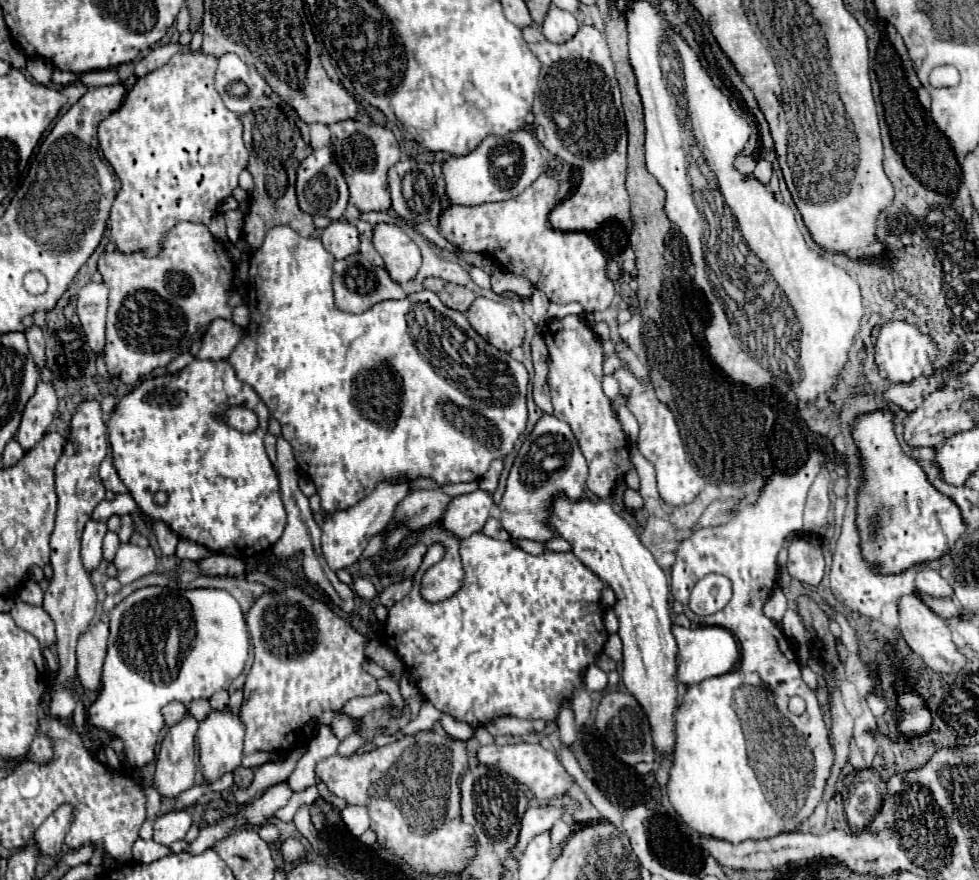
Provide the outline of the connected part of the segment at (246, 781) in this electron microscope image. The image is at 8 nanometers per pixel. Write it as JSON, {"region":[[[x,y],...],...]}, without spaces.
{"region":[[[238,765],[232,773],[234,773],[234,783],[236,783],[238,787],[248,787],[248,785],[252,783],[252,777],[254,777],[252,769],[246,769],[246,767]]]}

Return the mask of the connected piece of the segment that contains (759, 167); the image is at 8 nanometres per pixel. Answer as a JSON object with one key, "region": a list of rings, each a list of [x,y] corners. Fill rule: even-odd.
{"region":[[[760,159],[756,163],[756,167],[754,167],[752,173],[754,173],[754,177],[760,177],[760,181],[768,183],[770,181],[770,175],[772,175],[772,163],[766,161],[766,159]]]}

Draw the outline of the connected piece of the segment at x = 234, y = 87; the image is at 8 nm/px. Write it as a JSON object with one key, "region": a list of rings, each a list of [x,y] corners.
{"region":[[[226,53],[220,57],[216,69],[216,89],[228,109],[238,115],[248,113],[252,103],[264,95],[264,87],[266,81],[236,53]]]}

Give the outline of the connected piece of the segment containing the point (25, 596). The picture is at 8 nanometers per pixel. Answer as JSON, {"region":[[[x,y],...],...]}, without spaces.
{"region":[[[24,581],[24,585],[18,591],[18,601],[26,601],[30,605],[42,605],[44,601],[44,591],[36,581]]]}

